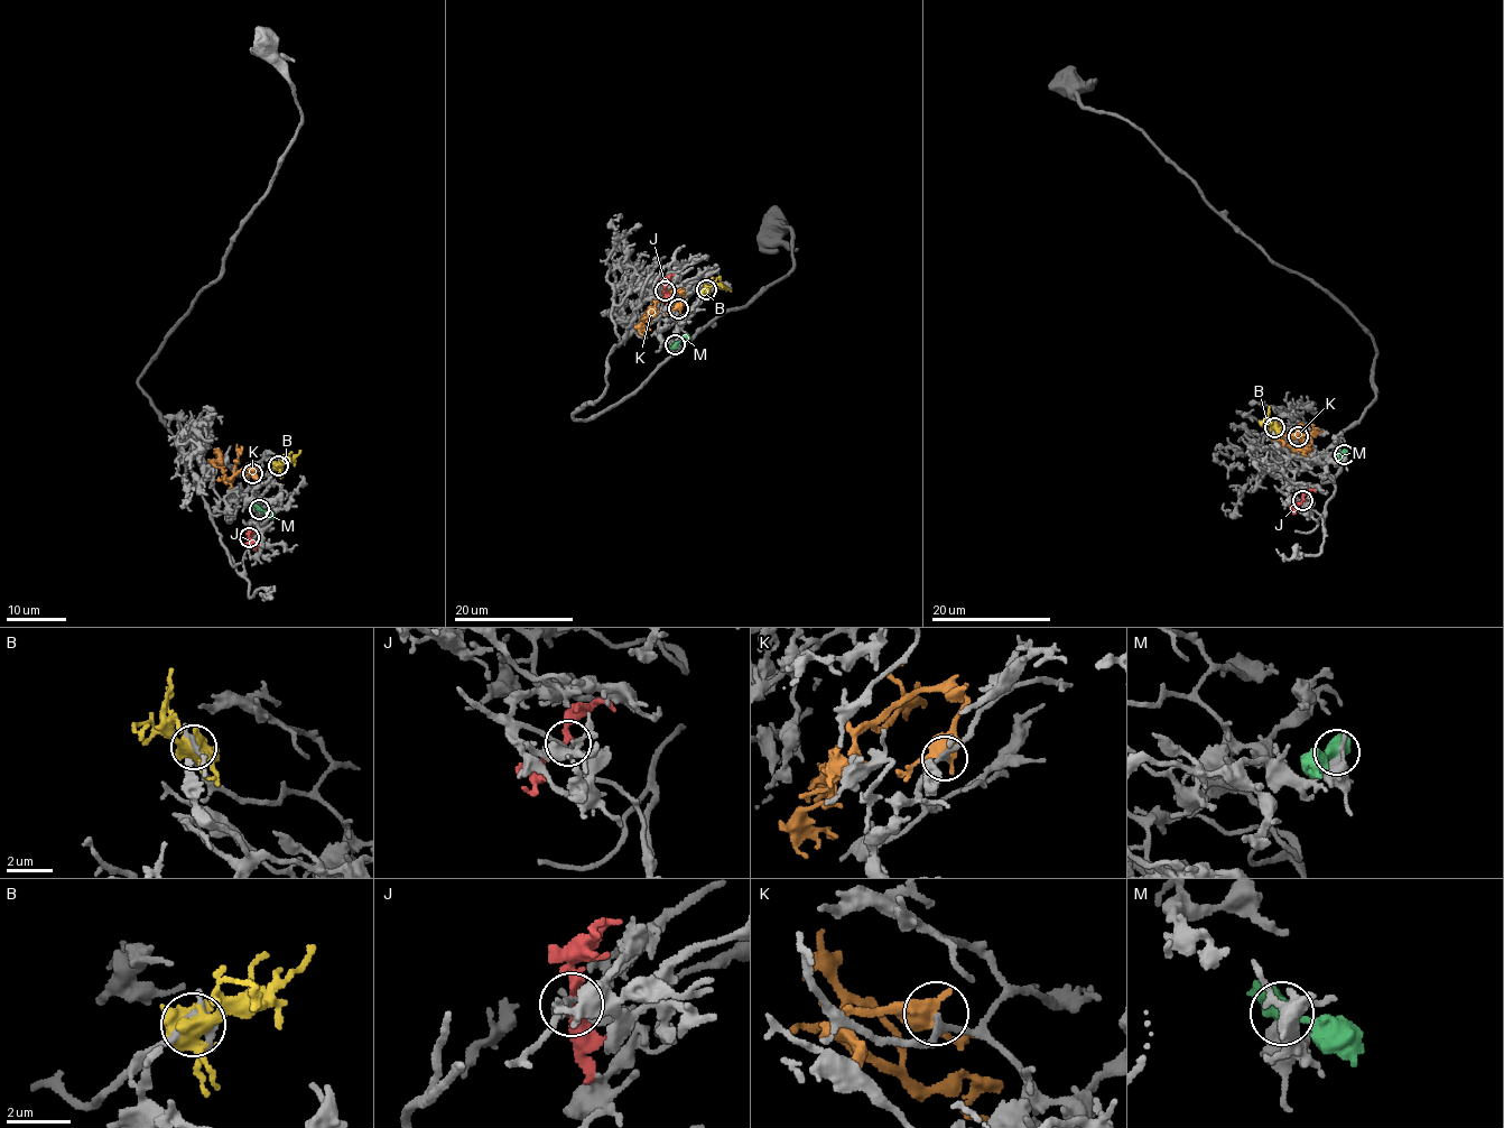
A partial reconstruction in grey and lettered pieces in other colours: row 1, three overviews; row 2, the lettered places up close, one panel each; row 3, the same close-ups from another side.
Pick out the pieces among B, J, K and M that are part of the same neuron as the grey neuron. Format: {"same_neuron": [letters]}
{"same_neuron": ["K"]}

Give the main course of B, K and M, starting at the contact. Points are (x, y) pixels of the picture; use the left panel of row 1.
B: (278, 465), (289, 462), (302, 451)
K: (252, 473), (254, 469), (241, 469), (230, 480), (223, 475), (215, 464), (221, 451)
M: (259, 509), (275, 517)

